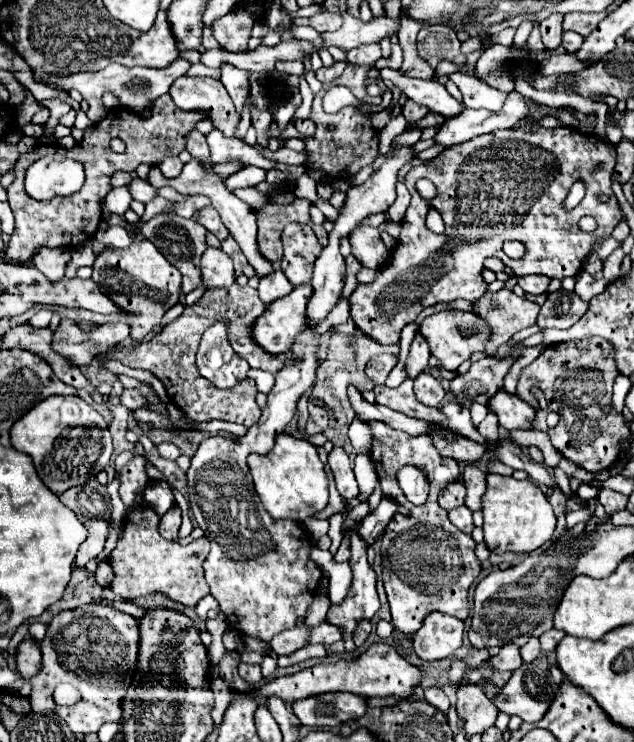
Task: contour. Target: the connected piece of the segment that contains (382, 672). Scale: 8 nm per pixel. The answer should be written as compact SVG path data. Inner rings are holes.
M377 642L371 644L367 652L353 660L335 660L331 664L317 664L313 668L305 668L291 676L275 678L261 688L253 690L253 694L261 696L279 696L283 702L291 704L295 700L323 694L323 692L353 692L361 696L411 696L419 682L423 680L423 670L413 666L405 656L401 656L391 644Z

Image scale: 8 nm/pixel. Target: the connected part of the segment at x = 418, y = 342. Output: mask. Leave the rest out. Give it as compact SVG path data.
M417 332L415 338L413 338L413 342L411 342L409 356L407 356L407 364L405 364L405 368L407 368L407 376L415 378L415 376L423 370L423 366L427 366L429 356L431 356L431 352L429 352L429 344L427 344L427 340Z

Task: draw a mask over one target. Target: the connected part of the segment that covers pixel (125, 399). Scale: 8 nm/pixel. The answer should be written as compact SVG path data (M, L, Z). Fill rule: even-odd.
M125 388L123 394L119 396L119 400L121 400L121 406L125 406L129 410L137 410L147 402L145 396L137 388Z

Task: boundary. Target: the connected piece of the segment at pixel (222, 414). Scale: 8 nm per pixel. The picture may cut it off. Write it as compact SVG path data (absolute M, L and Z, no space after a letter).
M235 282L229 288L211 288L199 298L197 304L193 304L191 308L185 308L177 320L167 324L151 340L145 340L129 350L109 350L107 358L127 364L131 368L145 368L145 370L153 372L165 384L171 402L177 404L191 420L203 422L203 420L219 418L219 420L243 424L249 428L261 416L261 410L255 402L255 396L257 396L255 380L245 378L243 382L235 384L233 388L221 390L199 374L199 370L195 366L195 354L199 348L199 340L203 336L203 330L209 328L215 320L227 320L231 324L231 344L235 344L233 346L235 352L241 358L245 358L251 368L261 368L261 370L275 374L279 370L279 366L283 366L283 358L267 356L267 352L263 352L261 348L255 348L255 342L247 336L247 324L251 324L251 320L255 320L255 316L259 316L259 312L263 312L263 308L265 308L265 304L259 300L257 290L253 290L249 286L239 286Z

